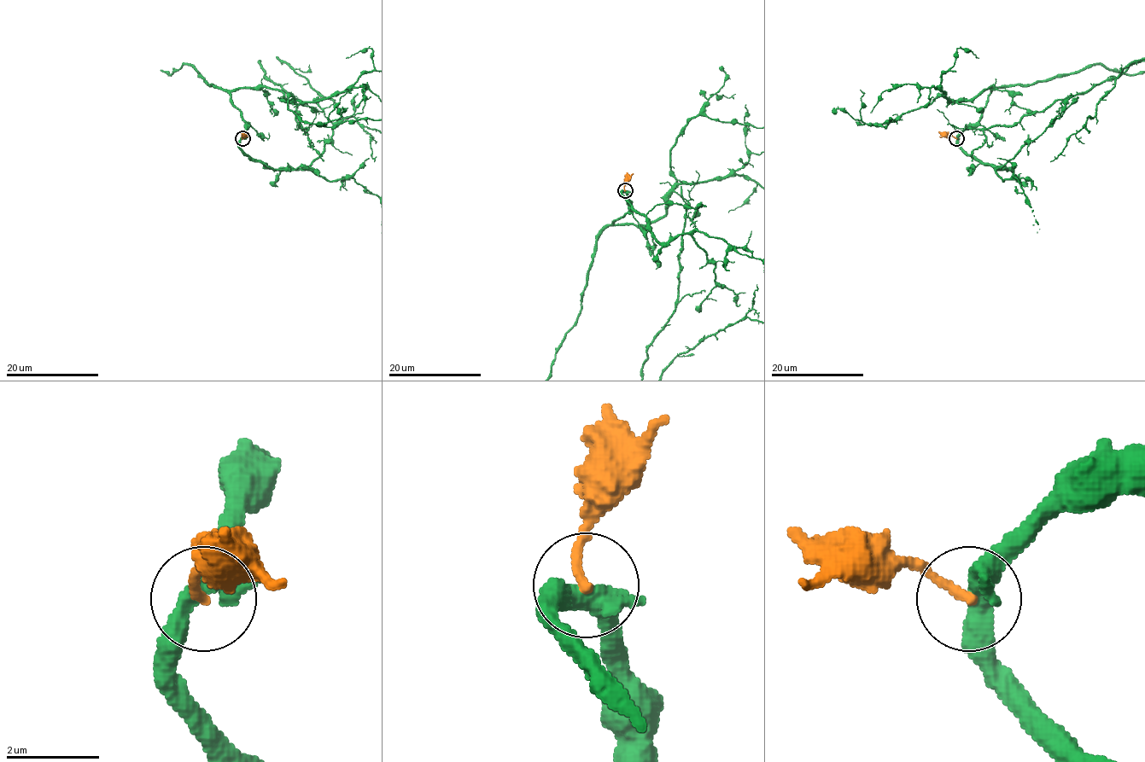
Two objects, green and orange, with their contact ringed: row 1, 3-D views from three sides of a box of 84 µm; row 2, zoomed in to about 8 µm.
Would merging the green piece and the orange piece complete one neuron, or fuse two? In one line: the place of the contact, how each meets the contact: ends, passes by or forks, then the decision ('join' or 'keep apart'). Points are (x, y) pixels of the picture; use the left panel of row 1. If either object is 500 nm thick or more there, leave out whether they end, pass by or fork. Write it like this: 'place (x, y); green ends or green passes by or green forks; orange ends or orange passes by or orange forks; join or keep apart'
place (242, 138); green forks; orange ends; keep apart

